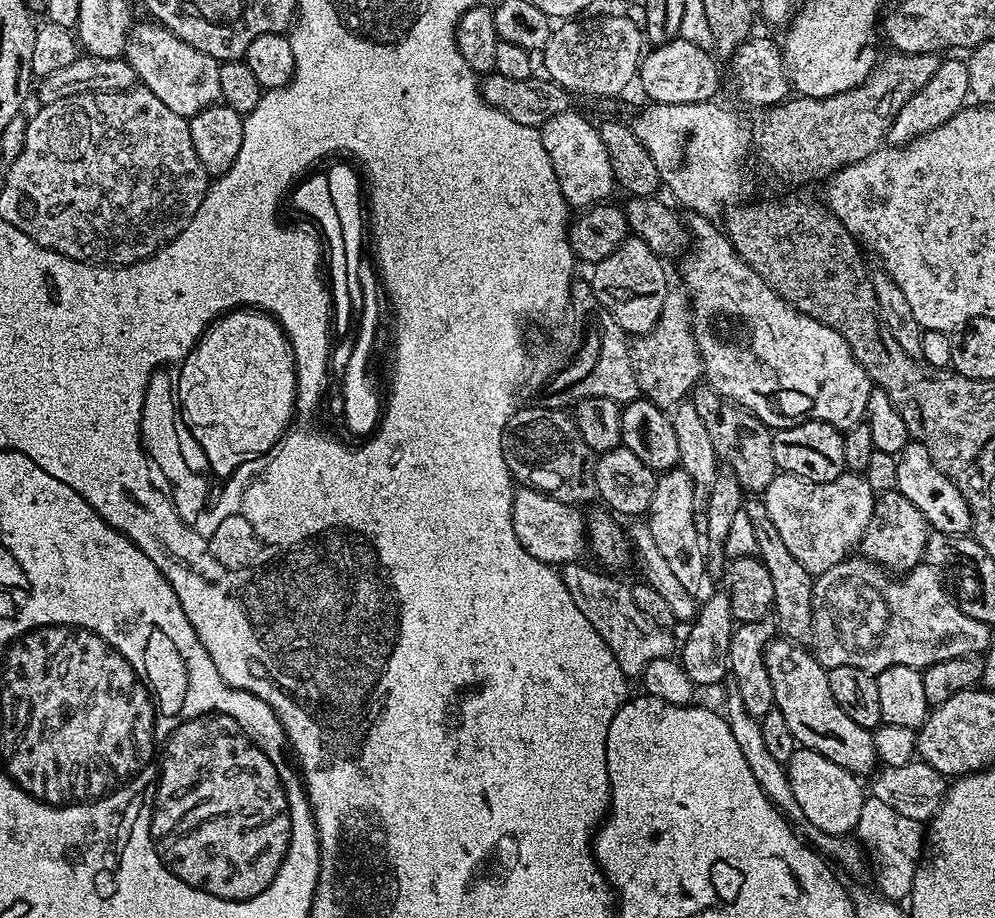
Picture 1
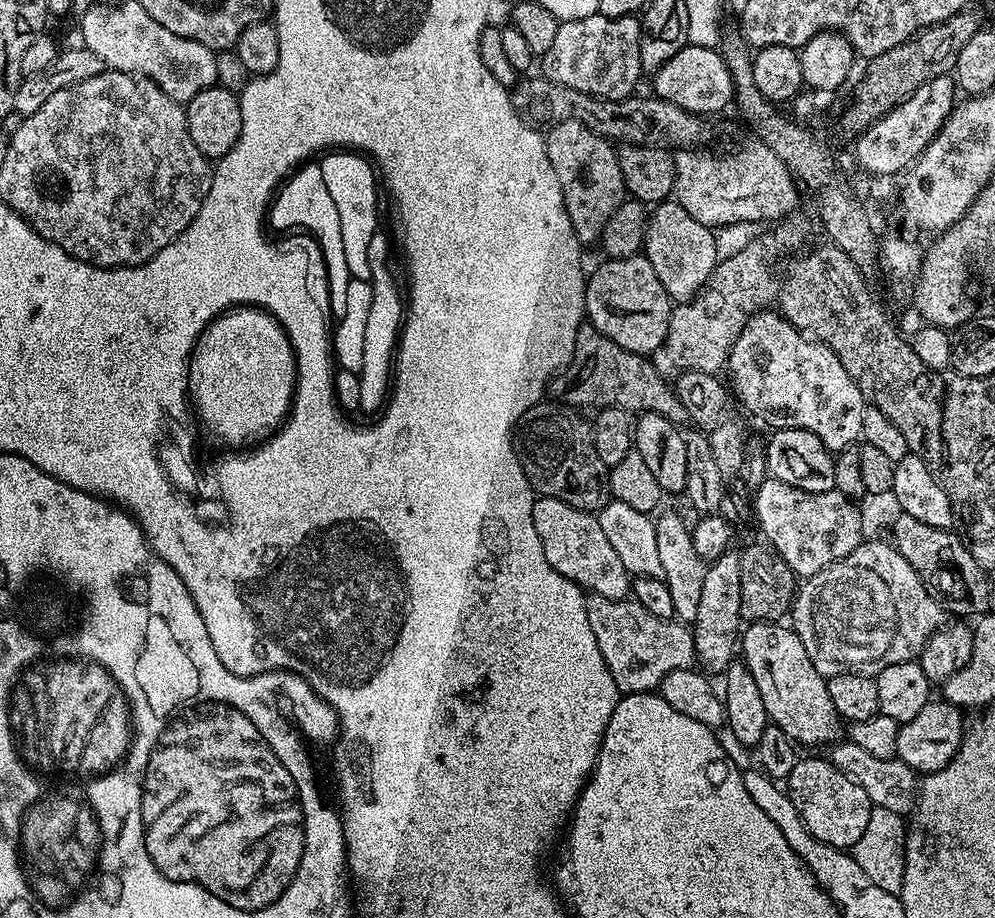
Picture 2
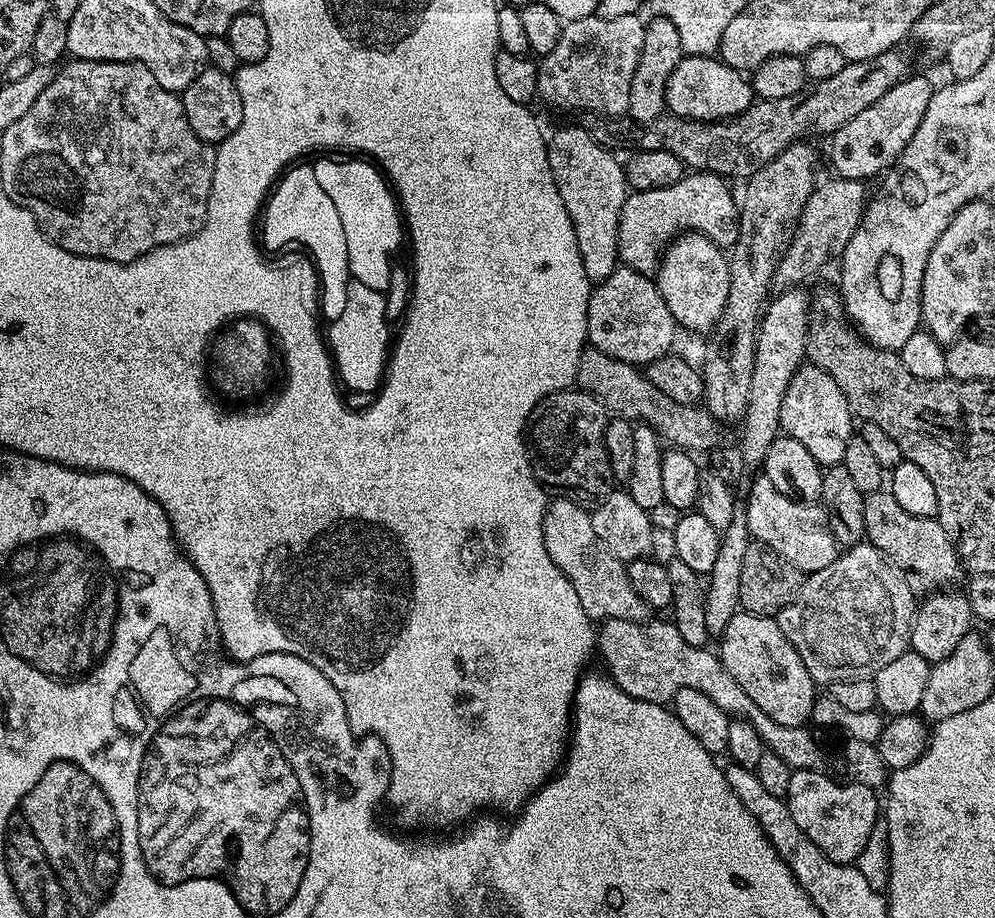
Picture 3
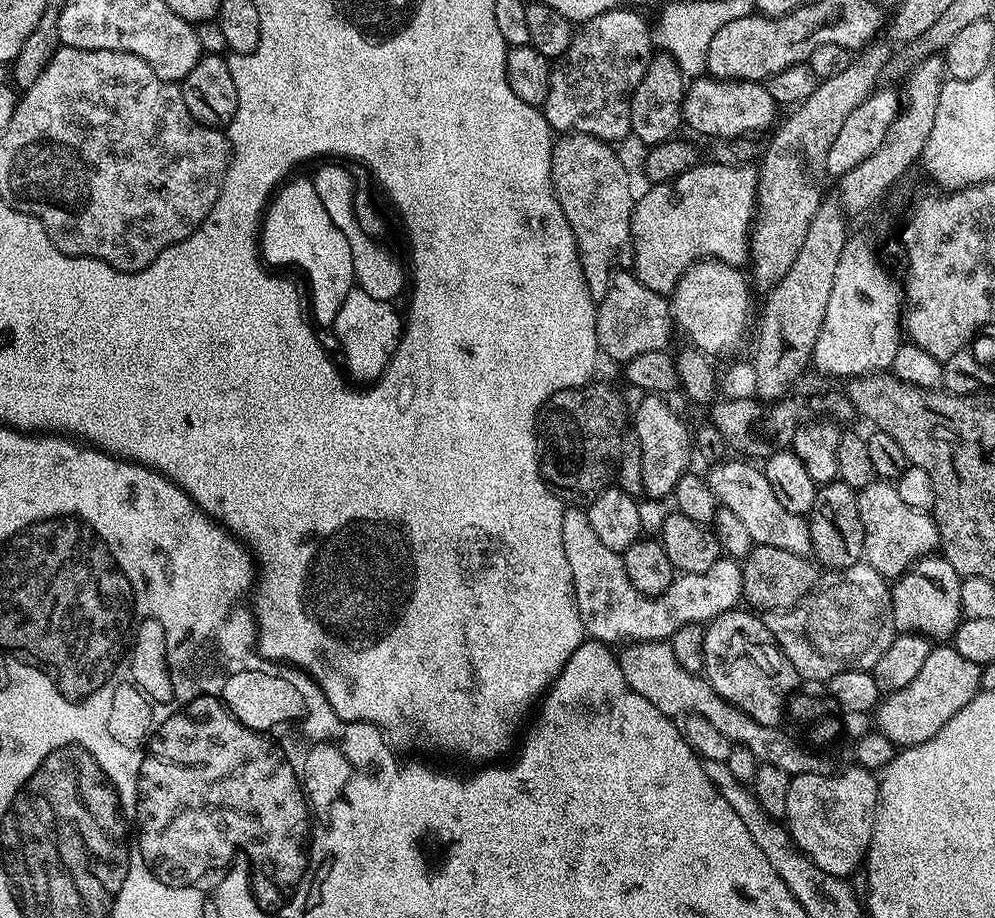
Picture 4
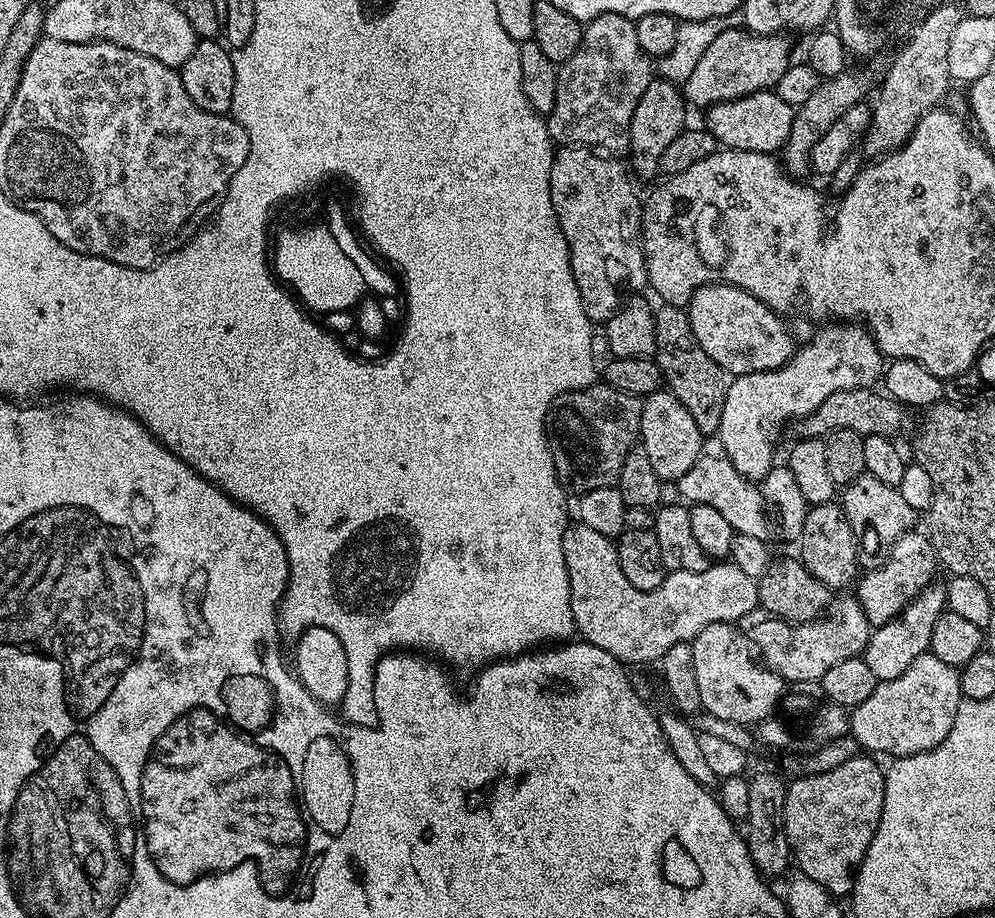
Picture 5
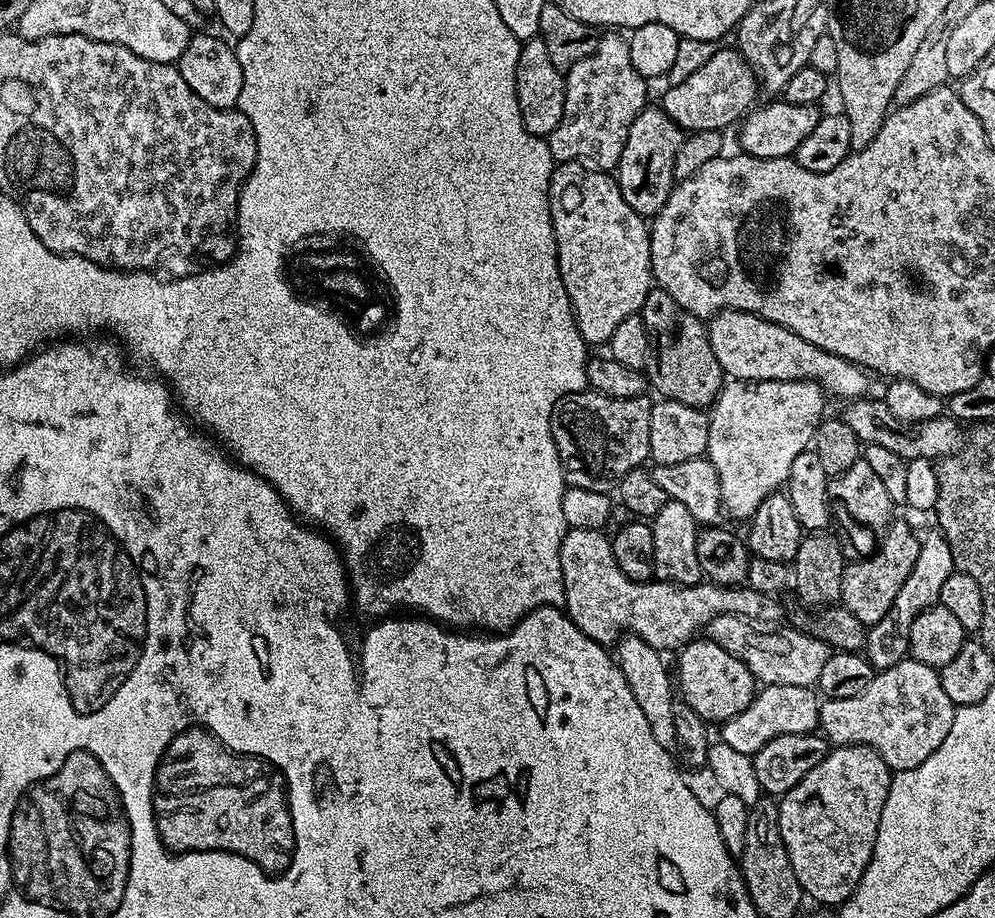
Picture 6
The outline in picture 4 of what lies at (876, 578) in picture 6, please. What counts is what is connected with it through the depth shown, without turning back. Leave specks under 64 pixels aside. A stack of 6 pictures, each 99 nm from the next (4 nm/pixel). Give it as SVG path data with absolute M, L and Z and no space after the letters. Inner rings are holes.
M943 554L917 560L891 585L893 629L900 634L915 632L933 642L944 642L955 636L962 619L961 579Z

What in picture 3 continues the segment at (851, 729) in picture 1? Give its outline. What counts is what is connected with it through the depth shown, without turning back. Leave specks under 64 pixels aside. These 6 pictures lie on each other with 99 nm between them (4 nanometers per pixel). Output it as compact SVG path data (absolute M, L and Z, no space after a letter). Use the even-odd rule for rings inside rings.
M741 610L734 614L734 618L730 618L726 630L719 633L718 640L722 666L730 678L734 678L734 682L746 690L746 698L750 698L750 702L754 702L762 714L782 726L802 728L809 723L812 707L816 704L818 685L810 678L806 662L798 658L798 650L790 646L776 619Z

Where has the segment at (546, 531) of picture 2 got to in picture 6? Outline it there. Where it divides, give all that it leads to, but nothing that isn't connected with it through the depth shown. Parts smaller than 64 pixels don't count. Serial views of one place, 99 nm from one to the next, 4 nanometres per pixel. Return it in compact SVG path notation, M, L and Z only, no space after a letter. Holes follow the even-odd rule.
M569 528L562 538L560 547L560 565L562 566L562 582L564 583L563 611L569 618L594 642L605 646L612 646L625 634L637 636L650 646L665 650L673 648L679 650L697 635L699 630L707 629L709 622L719 616L742 616L752 622L759 622L764 626L772 626L780 616L780 608L776 596L767 596L758 590L747 586L733 586L730 584L714 584L701 582L699 584L668 584L664 580L655 578L641 582L626 578L622 570L618 570L618 562L614 562L614 550L611 539L599 528L582 530Z

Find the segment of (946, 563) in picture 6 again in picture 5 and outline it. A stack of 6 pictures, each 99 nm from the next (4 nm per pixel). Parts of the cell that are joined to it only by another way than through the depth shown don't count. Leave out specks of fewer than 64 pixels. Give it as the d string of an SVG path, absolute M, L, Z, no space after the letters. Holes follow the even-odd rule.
M933 582L926 585L893 620L879 625L873 631L864 647L862 659L866 666L870 666L870 670L874 670L877 681L898 678L898 674L905 672L910 662L914 662L914 658L931 649L934 622L938 622L940 613L945 611L945 608L946 587L943 583Z

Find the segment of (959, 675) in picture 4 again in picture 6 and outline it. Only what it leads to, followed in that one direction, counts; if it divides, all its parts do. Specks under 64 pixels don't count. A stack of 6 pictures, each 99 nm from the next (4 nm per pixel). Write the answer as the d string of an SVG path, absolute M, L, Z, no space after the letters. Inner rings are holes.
M905 658L894 666L879 669L873 675L870 686L866 686L860 696L825 699L820 706L818 728L833 745L864 744L867 748L873 748L882 762L886 762L888 769L898 773L922 766L922 762L926 762L926 758L930 758L930 754L934 754L934 750L942 746L946 734L950 734L956 709L957 705L950 702L946 690L942 690L939 671L917 660Z

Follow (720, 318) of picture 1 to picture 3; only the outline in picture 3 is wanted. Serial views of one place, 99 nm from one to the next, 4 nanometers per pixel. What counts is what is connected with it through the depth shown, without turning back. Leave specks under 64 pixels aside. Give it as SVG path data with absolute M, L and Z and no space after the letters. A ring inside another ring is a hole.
M801 366L797 369L782 400L779 431L785 436L793 436L795 440L802 442L802 446L810 450L814 462L818 462L823 469L844 463L846 446L854 435L854 417L846 400L846 394L838 390L838 382L834 382L830 374L815 366Z

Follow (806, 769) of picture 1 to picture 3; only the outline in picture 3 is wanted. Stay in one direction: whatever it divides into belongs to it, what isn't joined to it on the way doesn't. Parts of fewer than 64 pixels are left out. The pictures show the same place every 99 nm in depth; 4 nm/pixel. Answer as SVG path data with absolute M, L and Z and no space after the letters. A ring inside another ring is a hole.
M820 770L793 771L786 797L788 809L794 822L798 822L798 830L802 830L826 858L839 864L855 864L878 823L877 793L861 784L839 784L824 774Z

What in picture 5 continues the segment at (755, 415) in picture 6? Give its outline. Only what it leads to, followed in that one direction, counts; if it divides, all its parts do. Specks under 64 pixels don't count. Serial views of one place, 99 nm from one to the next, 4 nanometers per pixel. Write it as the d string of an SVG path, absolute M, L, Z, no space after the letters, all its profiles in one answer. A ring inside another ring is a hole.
M836 322L821 328L824 329L814 333L809 344L801 343L797 347L783 368L738 376L728 385L718 441L734 470L753 482L763 480L774 467L772 459L776 456L776 443L784 423L786 428L789 422L810 415L830 394L838 394L838 390L872 386L875 380L877 383L881 379L886 357L867 327L856 322Z

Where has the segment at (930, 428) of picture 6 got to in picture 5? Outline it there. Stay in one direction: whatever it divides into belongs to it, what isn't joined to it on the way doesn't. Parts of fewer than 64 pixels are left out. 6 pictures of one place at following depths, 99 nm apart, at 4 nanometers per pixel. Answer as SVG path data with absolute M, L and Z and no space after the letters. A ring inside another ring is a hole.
M865 386L854 390L838 390L838 394L830 394L818 410L814 410L810 415L802 417L791 425L793 437L802 440L815 440L829 436L834 430L854 430L859 436L900 436L911 437L917 431L918 420L911 411L899 404L891 396L883 391L877 392L871 387Z

